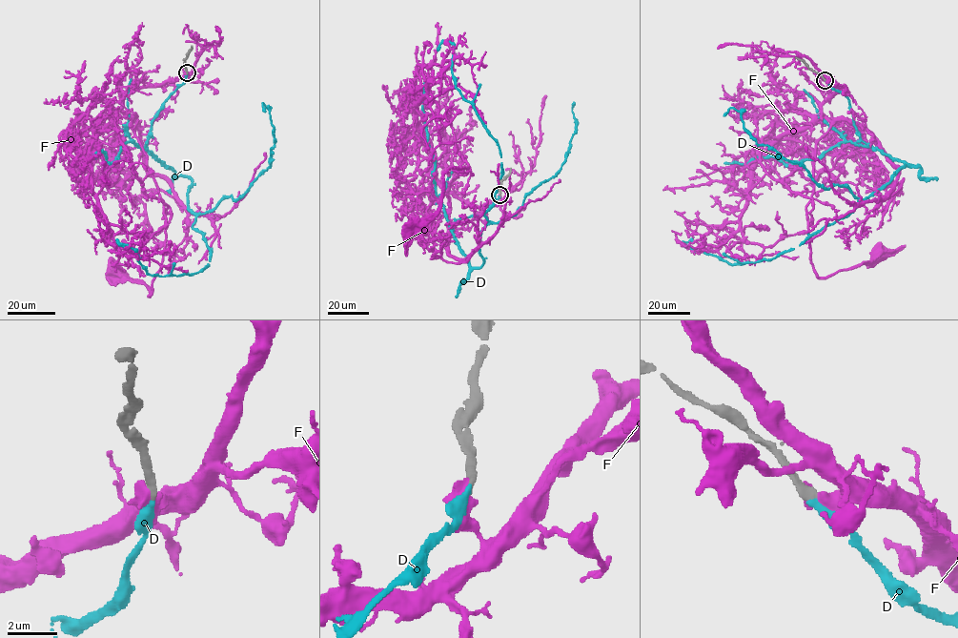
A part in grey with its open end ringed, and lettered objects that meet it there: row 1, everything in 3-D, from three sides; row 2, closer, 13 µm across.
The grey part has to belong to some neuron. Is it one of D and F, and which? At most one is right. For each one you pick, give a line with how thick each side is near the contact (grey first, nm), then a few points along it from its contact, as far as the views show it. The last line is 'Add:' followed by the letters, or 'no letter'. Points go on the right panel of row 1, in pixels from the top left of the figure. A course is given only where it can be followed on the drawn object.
D: calibres 320 and 360 nm; course (825, 80), (847, 98), (860, 138), (905, 165), (851, 213), (774, 257), (730, 264), (686, 247), (693, 236)
Add: D

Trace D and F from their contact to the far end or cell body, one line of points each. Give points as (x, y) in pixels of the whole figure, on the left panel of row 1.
D: (187, 73), (146, 144), (192, 180), (188, 208), (209, 264), (150, 275), (116, 238)
F: (186, 72), (123, 96), (122, 111), (131, 118), (162, 201), (165, 245), (150, 296), (143, 283), (112, 268)

